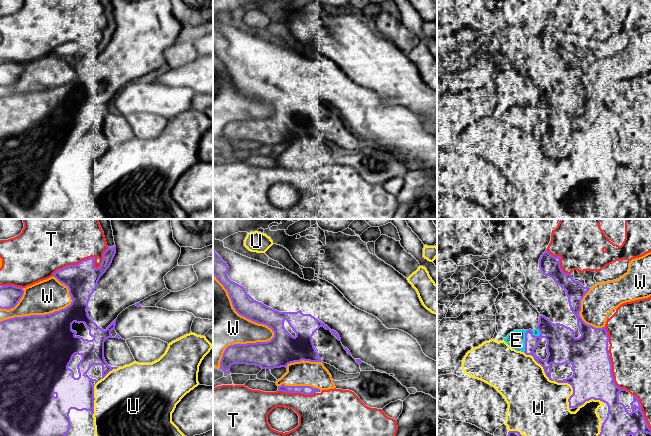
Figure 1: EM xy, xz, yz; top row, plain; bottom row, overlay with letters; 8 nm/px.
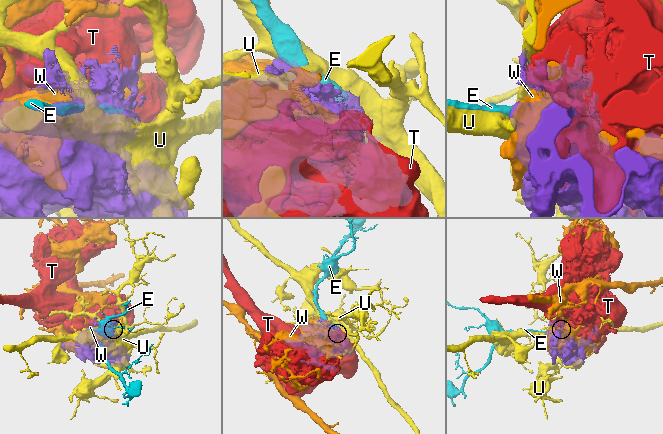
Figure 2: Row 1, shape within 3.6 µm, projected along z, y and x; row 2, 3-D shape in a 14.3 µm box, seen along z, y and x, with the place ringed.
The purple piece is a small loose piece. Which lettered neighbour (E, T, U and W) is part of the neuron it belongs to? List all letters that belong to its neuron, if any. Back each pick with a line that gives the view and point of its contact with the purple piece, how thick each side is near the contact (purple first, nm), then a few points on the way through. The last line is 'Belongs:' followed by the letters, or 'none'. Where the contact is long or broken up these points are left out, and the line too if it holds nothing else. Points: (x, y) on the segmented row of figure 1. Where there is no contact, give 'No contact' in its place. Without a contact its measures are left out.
Belongs: none

